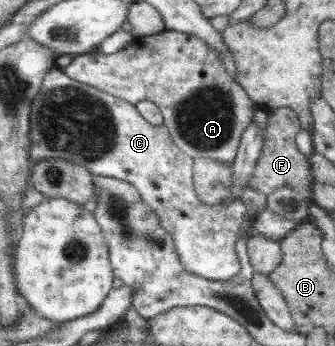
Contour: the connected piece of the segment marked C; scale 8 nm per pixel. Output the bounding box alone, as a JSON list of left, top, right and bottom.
[30,66,249,282]

